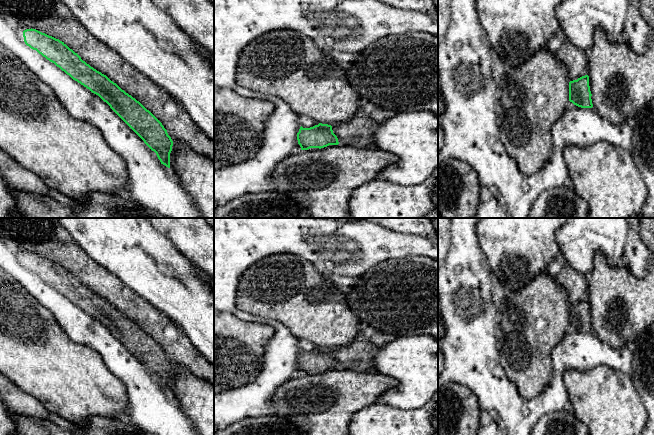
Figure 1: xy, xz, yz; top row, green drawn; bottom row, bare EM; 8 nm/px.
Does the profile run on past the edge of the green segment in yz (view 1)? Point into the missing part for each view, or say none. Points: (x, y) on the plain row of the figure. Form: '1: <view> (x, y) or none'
1: none

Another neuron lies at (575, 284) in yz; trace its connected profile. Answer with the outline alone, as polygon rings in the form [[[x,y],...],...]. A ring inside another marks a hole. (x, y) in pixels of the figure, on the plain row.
[[[559,253],[557,259],[562,263],[562,270],[557,281],[568,294],[569,304],[588,299],[587,277],[574,270]]]

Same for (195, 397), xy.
[[[172,365],[169,394],[192,420],[196,434],[214,435],[214,386]]]

